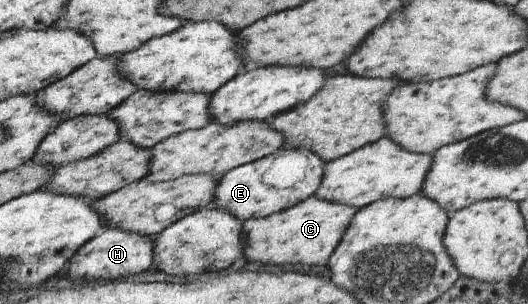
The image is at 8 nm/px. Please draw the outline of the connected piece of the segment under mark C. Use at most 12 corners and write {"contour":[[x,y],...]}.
{"contour":[[311,196],[245,219],[242,261],[325,265],[355,211]]}

